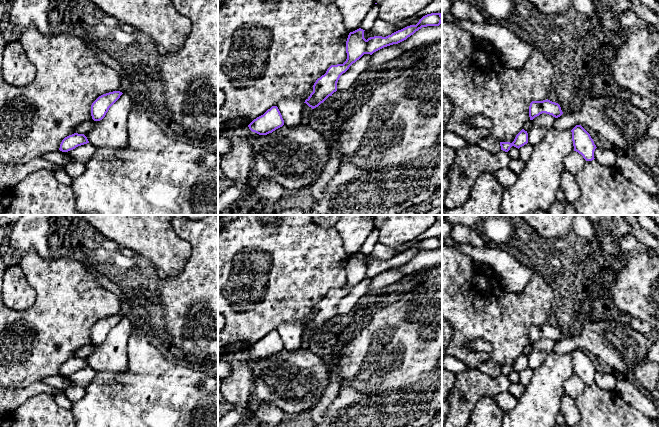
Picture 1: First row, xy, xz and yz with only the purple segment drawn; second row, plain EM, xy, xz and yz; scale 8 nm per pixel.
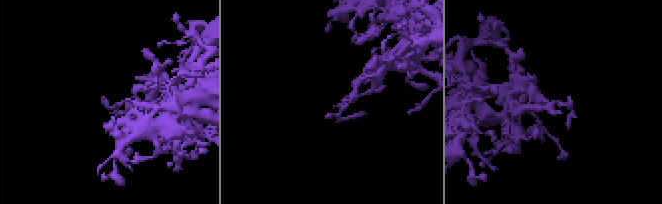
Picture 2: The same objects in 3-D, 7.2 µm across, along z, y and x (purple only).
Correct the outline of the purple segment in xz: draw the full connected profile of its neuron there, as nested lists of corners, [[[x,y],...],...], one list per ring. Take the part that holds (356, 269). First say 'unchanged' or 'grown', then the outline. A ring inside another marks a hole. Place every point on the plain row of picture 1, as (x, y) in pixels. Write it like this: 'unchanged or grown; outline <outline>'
unchanged; outline [[[431,237],[423,240],[416,249],[407,250],[386,261],[374,260],[366,264],[364,262],[365,254],[359,252],[350,256],[346,265],[346,285],[343,288],[331,289],[326,297],[316,304],[313,309],[313,316],[304,327],[314,333],[329,320],[332,320],[337,315],[337,306],[340,300],[364,278],[372,279],[384,271],[406,264],[422,251],[439,250],[441,246],[441,237]]]

